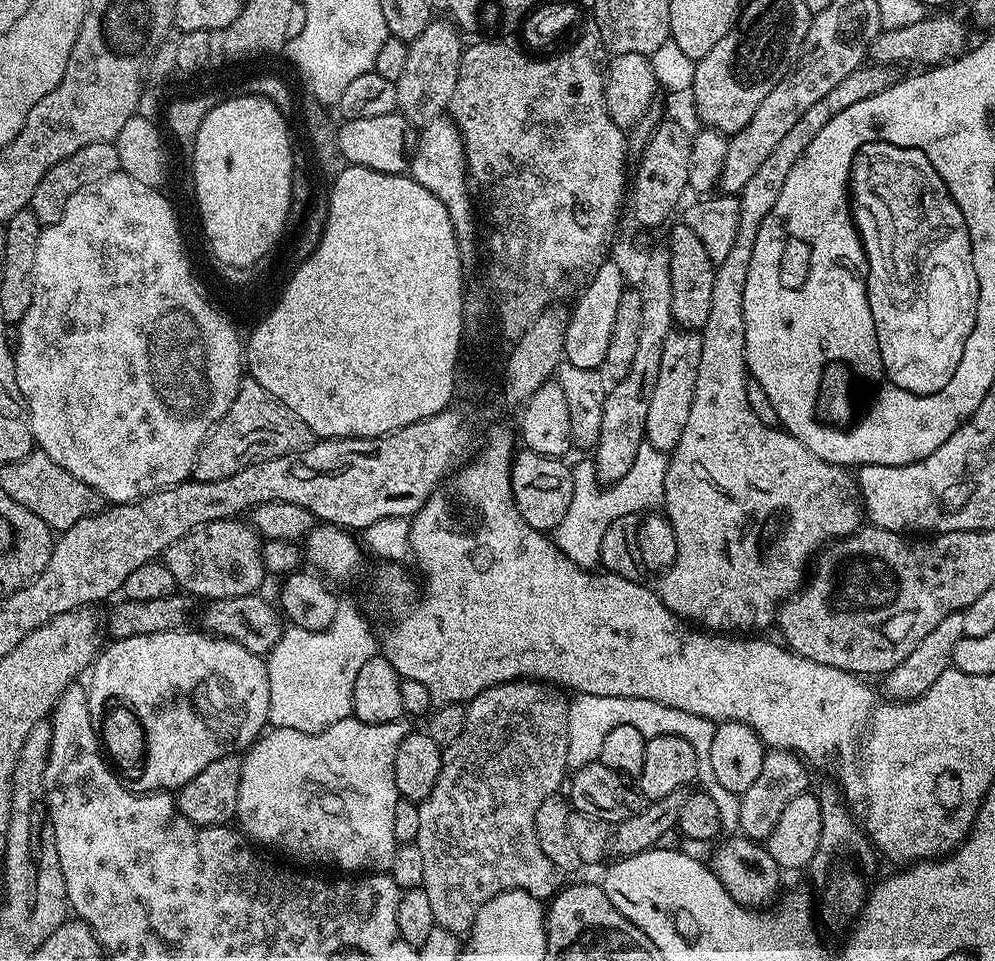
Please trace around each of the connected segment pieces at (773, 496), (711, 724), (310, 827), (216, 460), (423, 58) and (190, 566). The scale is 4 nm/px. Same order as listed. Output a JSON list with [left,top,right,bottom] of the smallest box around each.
[[654,62,901,634],[566,694,740,834],[235,723,404,874],[191,378,314,482],[395,18,462,126],[162,519,266,602]]

